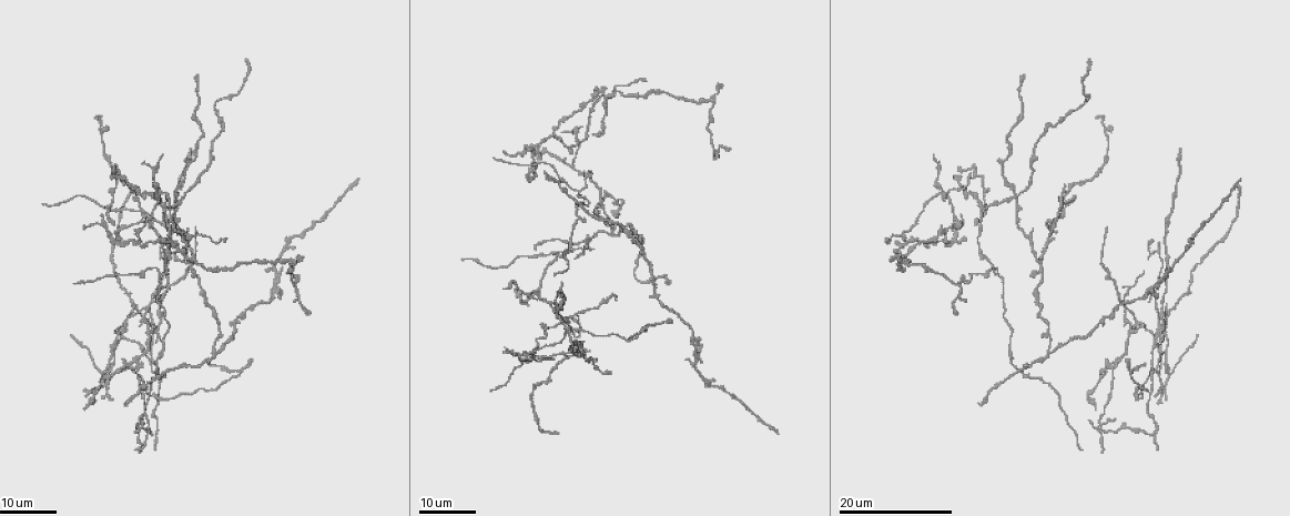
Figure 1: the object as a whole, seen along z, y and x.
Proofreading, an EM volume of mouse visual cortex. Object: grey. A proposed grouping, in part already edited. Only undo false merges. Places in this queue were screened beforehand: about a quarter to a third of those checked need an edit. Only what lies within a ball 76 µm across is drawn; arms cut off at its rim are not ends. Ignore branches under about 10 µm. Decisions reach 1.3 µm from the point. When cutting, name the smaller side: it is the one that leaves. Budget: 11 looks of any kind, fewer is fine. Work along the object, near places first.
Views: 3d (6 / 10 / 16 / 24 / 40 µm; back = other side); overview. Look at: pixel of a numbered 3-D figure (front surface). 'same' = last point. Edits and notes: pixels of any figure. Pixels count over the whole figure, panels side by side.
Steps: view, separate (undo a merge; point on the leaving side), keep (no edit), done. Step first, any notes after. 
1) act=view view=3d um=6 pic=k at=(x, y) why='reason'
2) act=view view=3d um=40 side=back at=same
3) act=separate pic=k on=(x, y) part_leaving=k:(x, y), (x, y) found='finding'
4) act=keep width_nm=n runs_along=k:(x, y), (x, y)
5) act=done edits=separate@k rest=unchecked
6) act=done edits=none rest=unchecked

act=view view=3d um=16 pic=1 at=(175, 193) why='three arms meet'

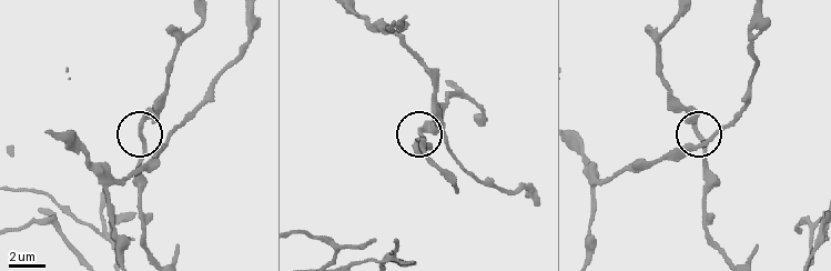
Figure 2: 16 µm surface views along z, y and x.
act=view view=3d um=6 pic=2 at=(699, 136)

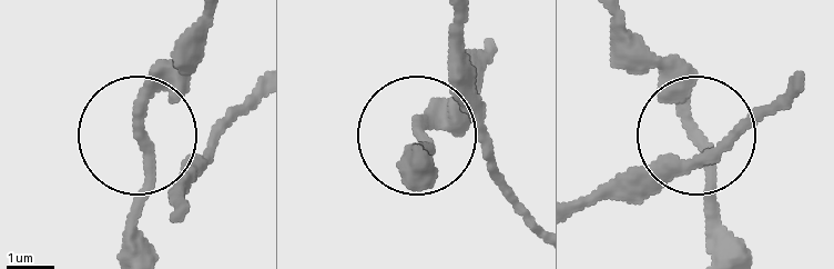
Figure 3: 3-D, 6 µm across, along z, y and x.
act=keep width_nm=190 found='all the same neuron'

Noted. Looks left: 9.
act=view view=3d um=16 pic=1 at=(1041, 263) why='three-way junction'

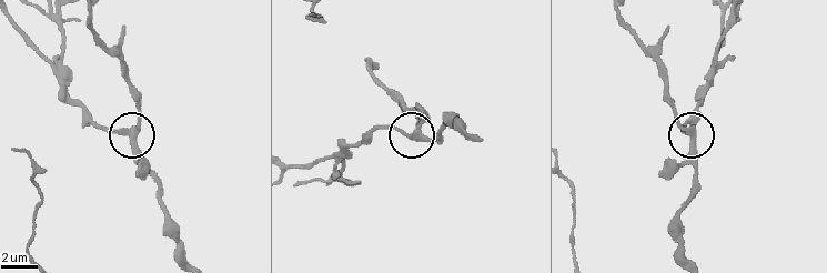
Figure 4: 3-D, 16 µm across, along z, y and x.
act=view view=3d um=10 pic=4 at=(130, 135)

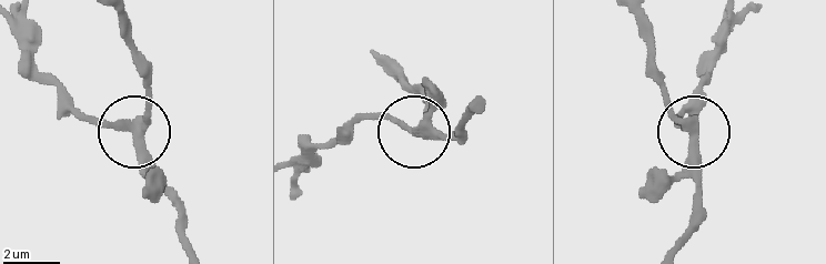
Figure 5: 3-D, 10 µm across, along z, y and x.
act=keep side_arm_um=40 runs_along=5:(113, 10), (149, 103), (147, 118), (128, 132), (72, 113) found='continuous, no second neuron'

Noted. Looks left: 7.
act=view view=3d um=16 pic=1 at=(639, 243)

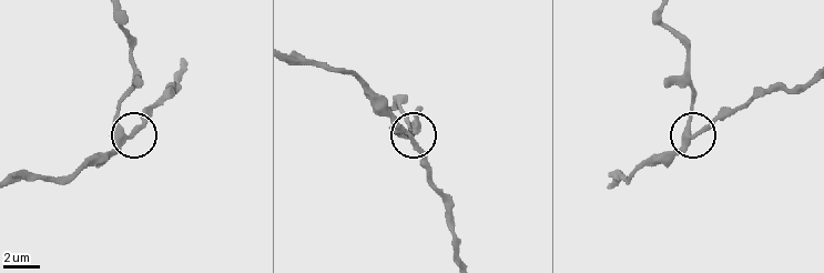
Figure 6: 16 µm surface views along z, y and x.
act=view view=3d um=10 pic=6 at=(691, 135)

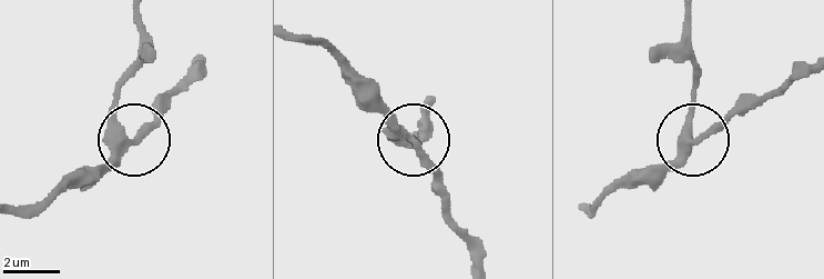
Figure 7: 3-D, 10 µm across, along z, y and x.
act=view view=3d um=6 pic=7 at=(695, 142)

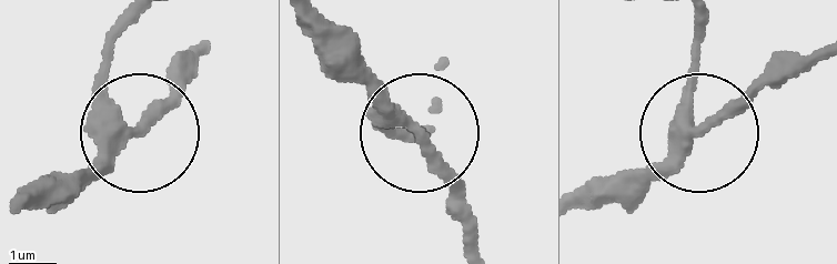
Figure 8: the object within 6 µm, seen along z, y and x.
act=keep runs_along=8:(698, 13), (686, 144), (631, 200) found='one neuron here'

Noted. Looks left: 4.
act=view view=3d um=24 pic=1 at=(984, 209) why='looks like a crossing'

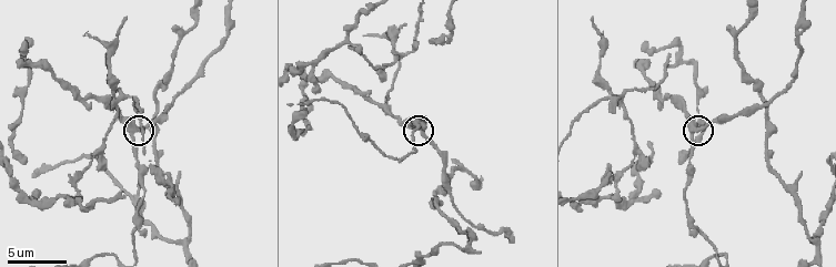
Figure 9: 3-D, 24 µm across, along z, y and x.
act=view view=3d um=6 pic=9 at=(137, 128)

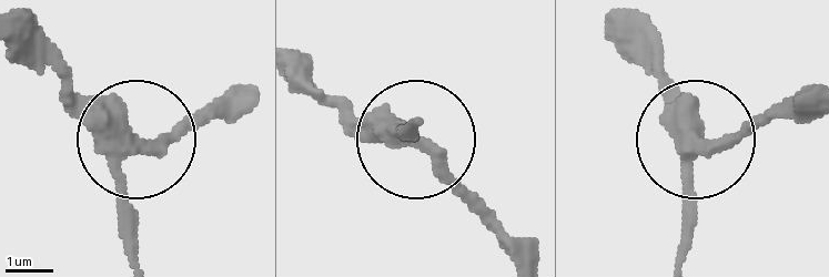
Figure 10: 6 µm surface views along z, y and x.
act=keep arms=4 runs_along=10:(133, 250), (122, 131), (42, 52) found='all the same neuron'

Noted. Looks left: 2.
act=view view=3d um=16 pic=9 at=(345, 40)

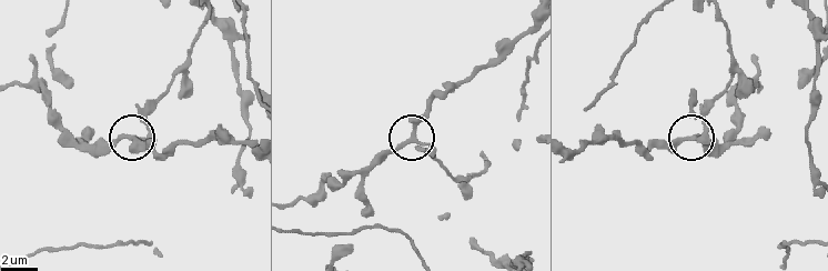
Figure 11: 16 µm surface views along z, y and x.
act=keep side_arm_um=13 runs_along=11:(209, 18), (191, 58), (149, 116), (147, 133), (87, 143) found='one neuron here'

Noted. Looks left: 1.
act=done edits=none rest=unchecked

